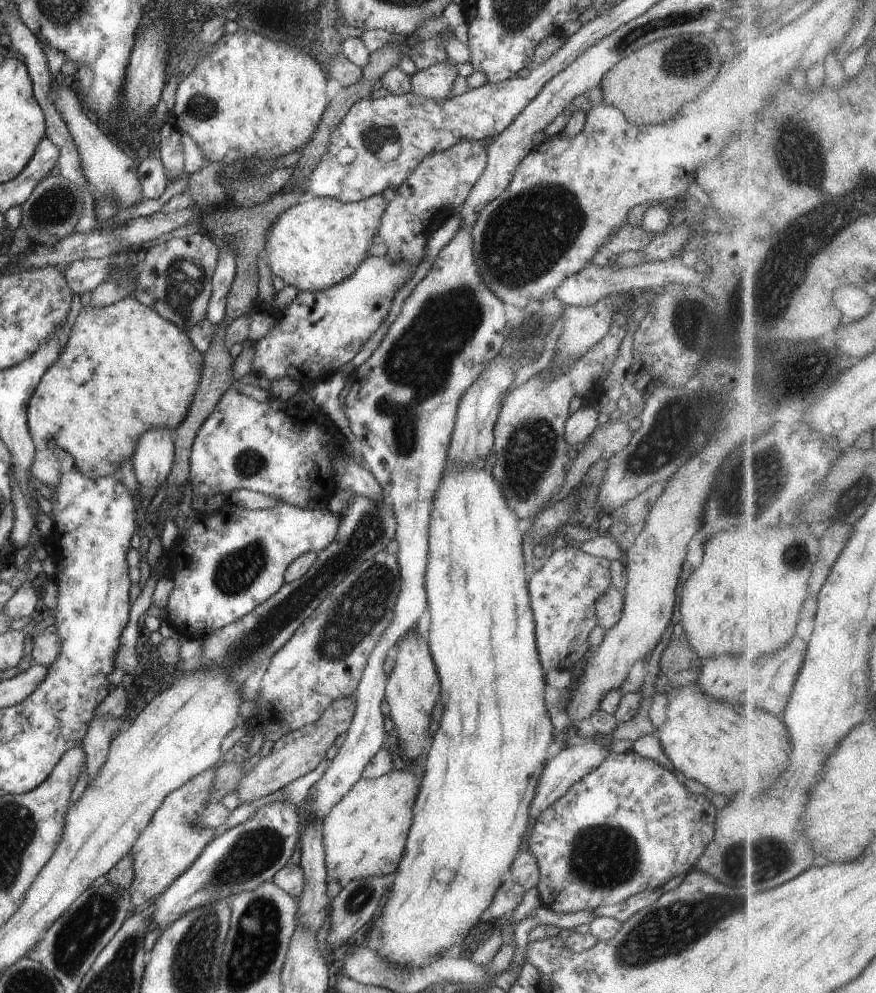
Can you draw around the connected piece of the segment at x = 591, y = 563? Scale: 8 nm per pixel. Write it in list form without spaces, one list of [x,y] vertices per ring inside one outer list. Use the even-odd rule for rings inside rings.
[[[568,545],[556,551],[544,552],[545,565],[535,572],[528,582],[528,592],[535,624],[535,641],[539,650],[539,661],[547,671],[551,668],[570,670],[590,652],[588,637],[597,625],[597,601],[611,586],[611,561],[593,557],[582,549]]]

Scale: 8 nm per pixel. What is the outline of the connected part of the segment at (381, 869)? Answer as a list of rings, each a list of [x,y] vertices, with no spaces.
[[[393,768],[377,779],[360,779],[323,818],[321,832],[325,848],[325,866],[330,879],[335,879],[342,886],[350,881],[366,877],[383,877],[396,872],[398,862],[404,854],[410,825],[412,824],[413,806],[419,791],[419,776],[412,768]]]

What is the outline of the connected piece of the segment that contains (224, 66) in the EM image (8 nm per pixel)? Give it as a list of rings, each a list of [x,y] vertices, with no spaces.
[[[242,28],[233,35],[224,34],[216,44],[207,59],[178,81],[176,99],[172,106],[176,128],[196,141],[210,163],[233,163],[252,157],[274,161],[306,147],[313,139],[328,104],[328,74],[320,63],[296,47],[280,44],[260,33]]]

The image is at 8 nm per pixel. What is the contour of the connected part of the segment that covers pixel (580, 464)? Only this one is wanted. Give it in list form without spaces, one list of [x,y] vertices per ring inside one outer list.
[[[610,420],[591,434],[591,437],[580,446],[573,456],[567,470],[564,486],[556,495],[556,500],[564,498],[576,487],[580,486],[592,464],[598,460],[610,460],[615,454],[621,453],[631,441],[633,432],[626,423],[612,422]]]

